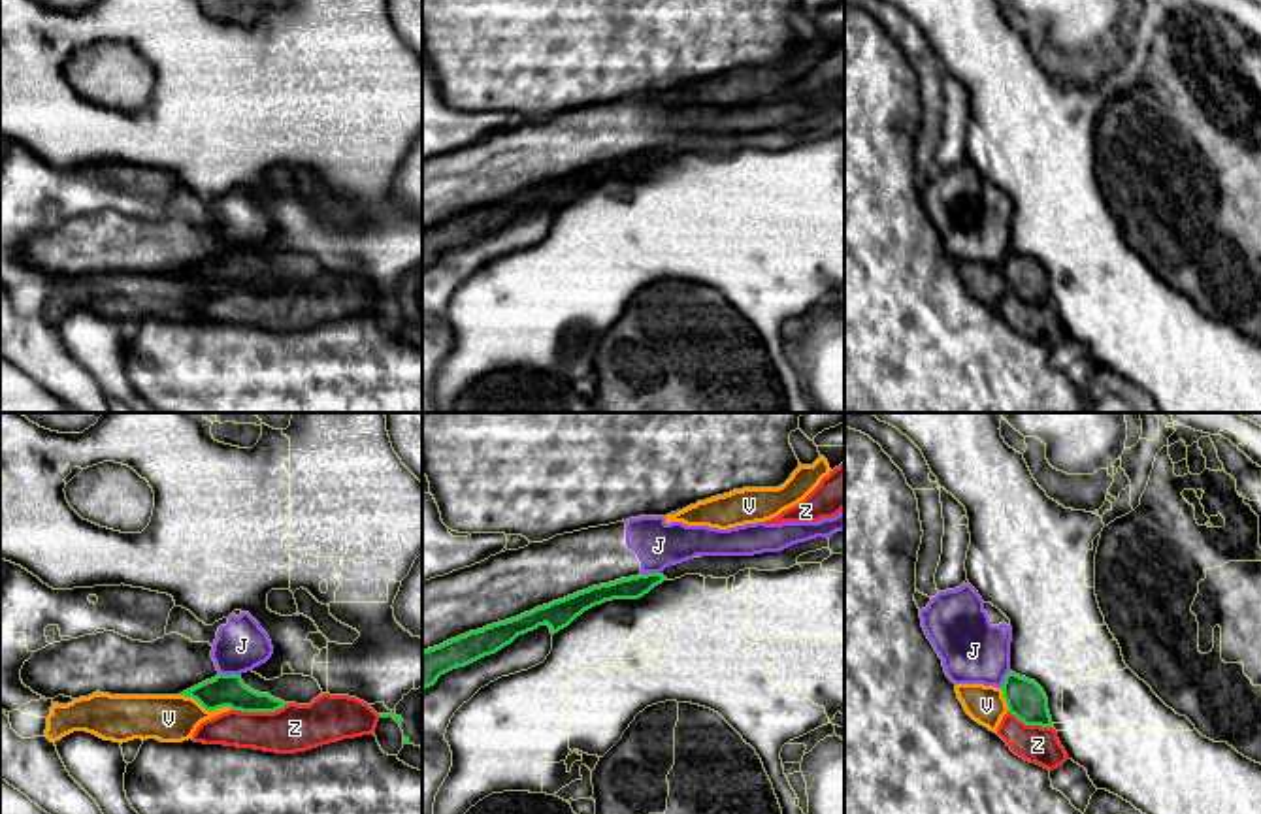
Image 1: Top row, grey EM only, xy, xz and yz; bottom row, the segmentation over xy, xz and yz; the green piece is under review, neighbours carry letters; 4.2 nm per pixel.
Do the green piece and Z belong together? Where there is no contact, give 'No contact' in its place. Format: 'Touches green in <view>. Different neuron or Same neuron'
Touches green in xy. Different neuron

